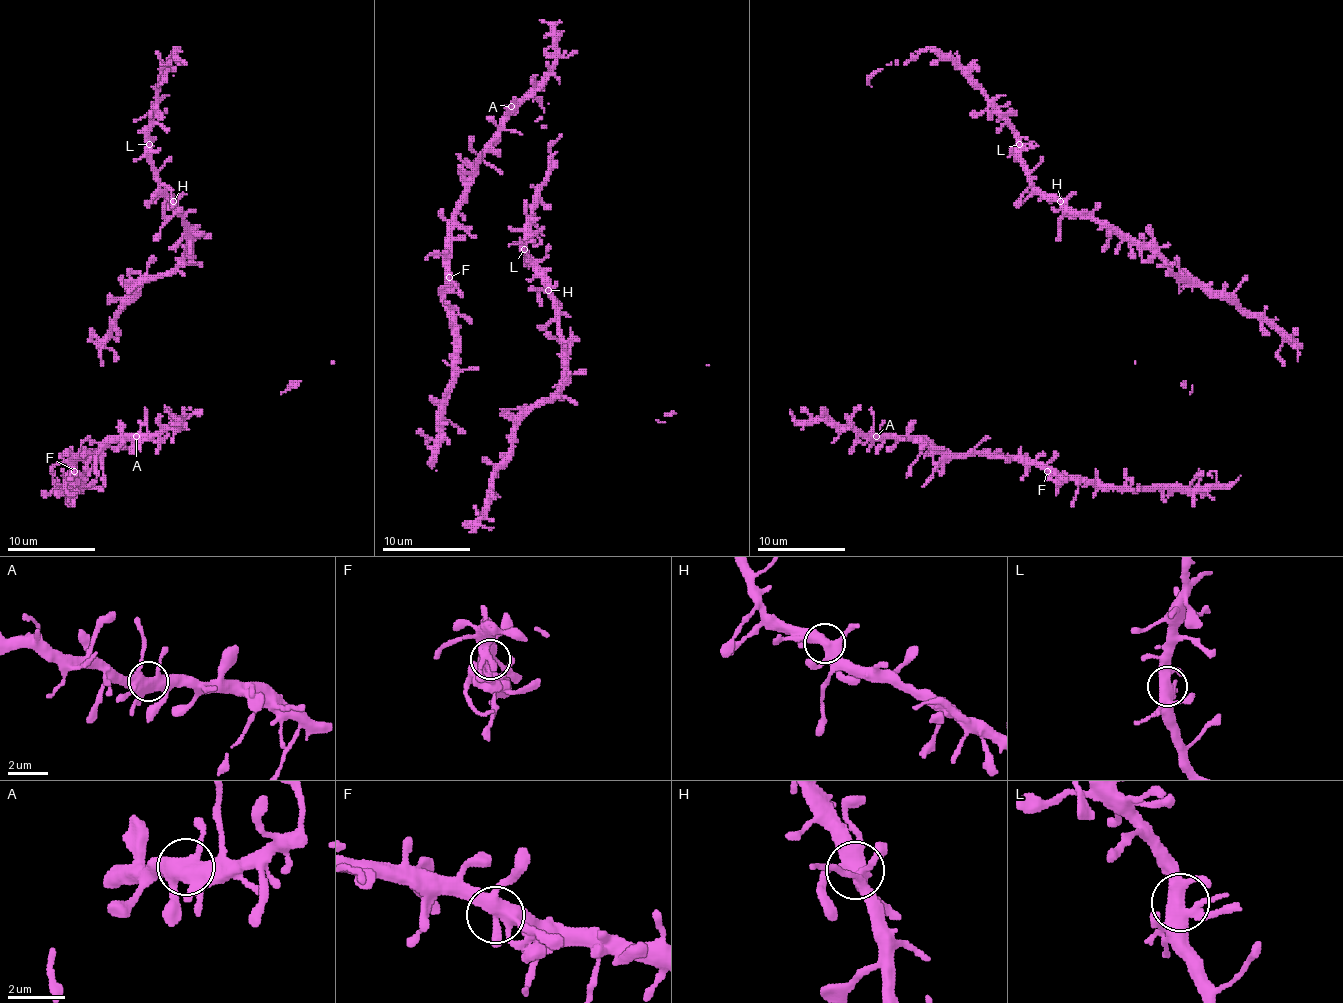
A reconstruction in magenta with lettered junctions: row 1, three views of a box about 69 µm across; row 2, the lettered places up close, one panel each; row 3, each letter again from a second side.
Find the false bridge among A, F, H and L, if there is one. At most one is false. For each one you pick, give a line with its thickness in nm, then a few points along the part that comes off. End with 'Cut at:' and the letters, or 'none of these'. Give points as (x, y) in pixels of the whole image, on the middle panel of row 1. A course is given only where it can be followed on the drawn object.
Cut at: none of these

